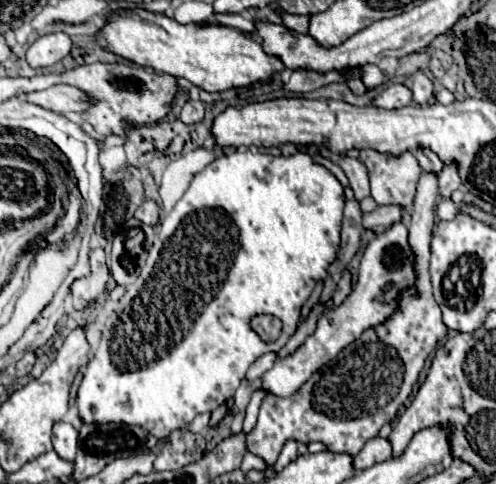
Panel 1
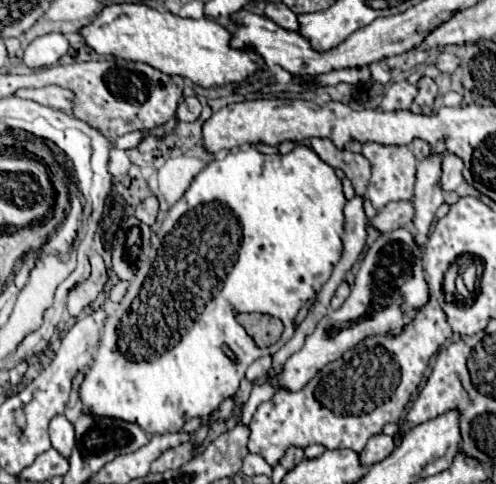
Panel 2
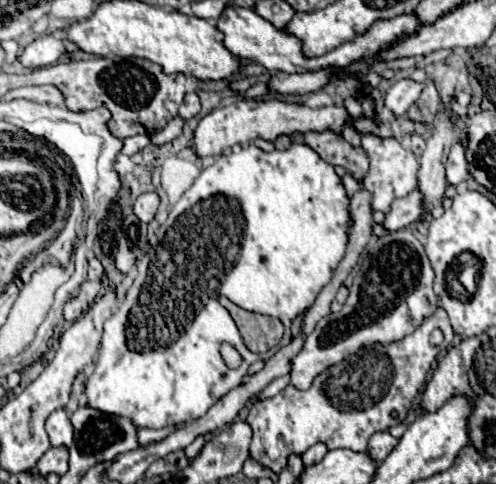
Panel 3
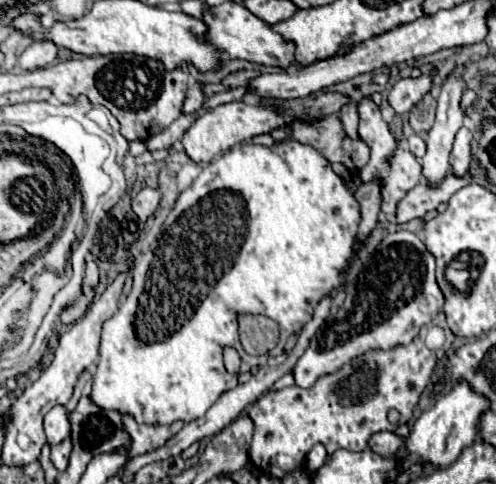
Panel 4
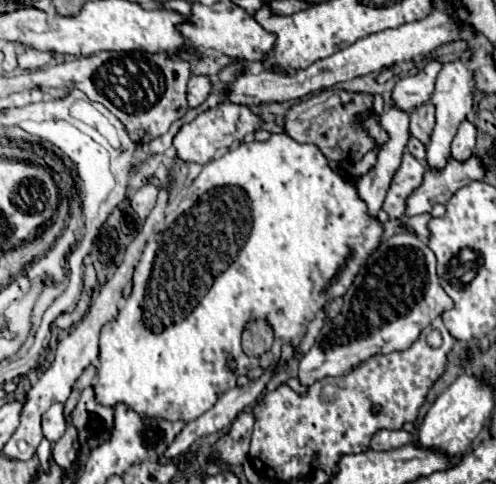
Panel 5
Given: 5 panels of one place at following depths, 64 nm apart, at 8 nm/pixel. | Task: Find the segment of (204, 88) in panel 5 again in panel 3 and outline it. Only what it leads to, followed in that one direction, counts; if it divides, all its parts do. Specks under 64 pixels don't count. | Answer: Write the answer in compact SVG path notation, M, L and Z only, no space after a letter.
M196 92L186 94L186 98L184 98L178 114L180 114L184 120L190 120L190 118L194 118L198 112L200 112L200 100L198 100Z

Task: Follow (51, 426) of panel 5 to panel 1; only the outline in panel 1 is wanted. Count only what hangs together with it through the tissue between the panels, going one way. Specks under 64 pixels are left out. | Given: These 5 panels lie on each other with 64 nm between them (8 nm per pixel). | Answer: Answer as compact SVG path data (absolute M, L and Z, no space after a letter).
M66 422L54 424L52 442L54 442L54 452L60 458L64 458L68 462L74 462L76 460L76 452L78 452L78 430L72 424L66 424Z

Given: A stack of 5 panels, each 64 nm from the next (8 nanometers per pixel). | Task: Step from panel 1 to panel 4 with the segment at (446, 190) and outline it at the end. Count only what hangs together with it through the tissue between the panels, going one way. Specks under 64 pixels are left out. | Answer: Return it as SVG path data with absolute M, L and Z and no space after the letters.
M460 128L454 140L454 148L450 154L450 174L456 178L464 178L470 168L470 140L472 132L468 128Z

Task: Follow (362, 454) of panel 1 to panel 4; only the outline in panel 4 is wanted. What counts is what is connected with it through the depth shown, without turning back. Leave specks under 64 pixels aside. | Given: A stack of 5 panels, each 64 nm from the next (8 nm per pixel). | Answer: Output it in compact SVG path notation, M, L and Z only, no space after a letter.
M376 432L370 438L370 448L382 456L382 458L390 458L396 454L396 448L400 448L400 444L404 444L404 438L396 436L394 432Z

